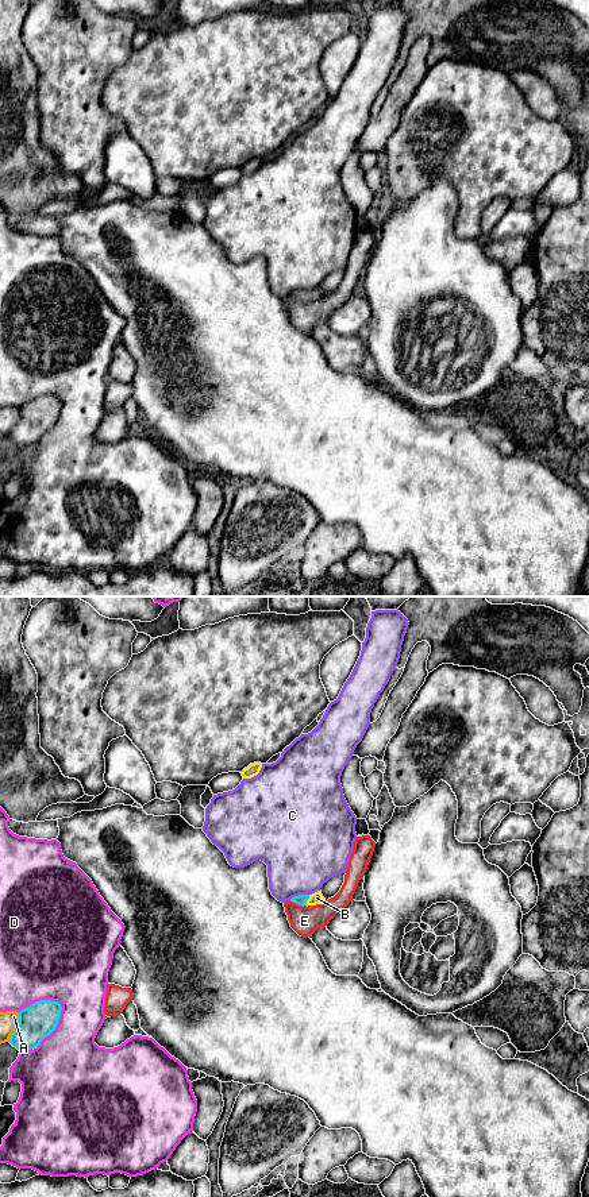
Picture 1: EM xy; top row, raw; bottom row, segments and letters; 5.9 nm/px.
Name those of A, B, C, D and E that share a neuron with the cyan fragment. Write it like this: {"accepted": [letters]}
{"accepted": ["B"]}

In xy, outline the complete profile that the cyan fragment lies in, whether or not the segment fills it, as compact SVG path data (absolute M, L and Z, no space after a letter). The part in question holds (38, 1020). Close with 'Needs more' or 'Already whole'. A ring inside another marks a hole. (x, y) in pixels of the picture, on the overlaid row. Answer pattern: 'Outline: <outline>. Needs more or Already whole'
Outline: M41 1000L19 1012L19 1026L9 1043L19 1051L35 1049L57 1027L62 1007L58 1001Z. Already whole

